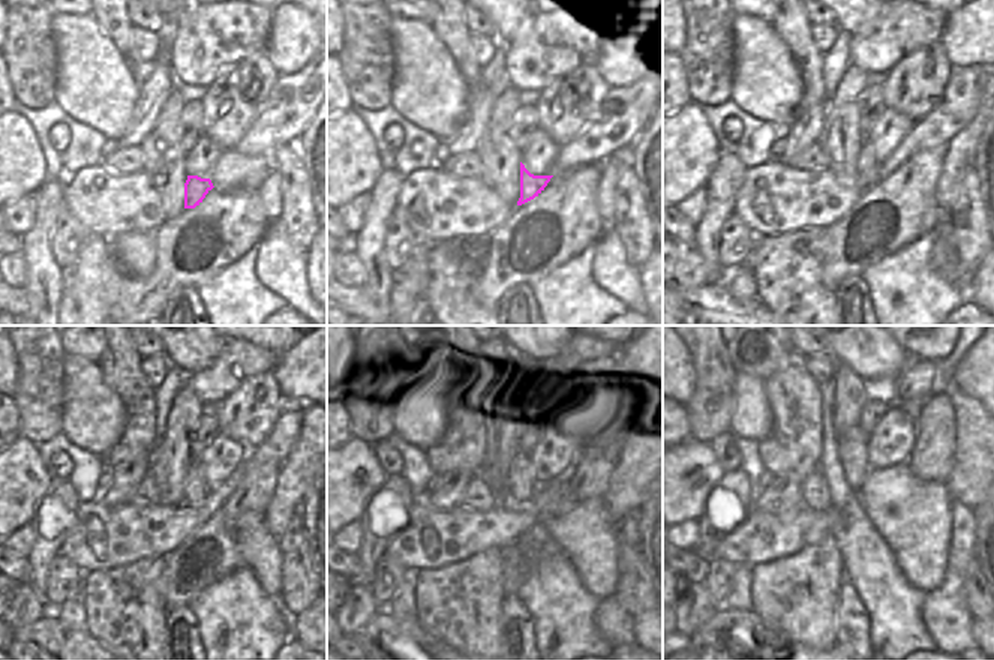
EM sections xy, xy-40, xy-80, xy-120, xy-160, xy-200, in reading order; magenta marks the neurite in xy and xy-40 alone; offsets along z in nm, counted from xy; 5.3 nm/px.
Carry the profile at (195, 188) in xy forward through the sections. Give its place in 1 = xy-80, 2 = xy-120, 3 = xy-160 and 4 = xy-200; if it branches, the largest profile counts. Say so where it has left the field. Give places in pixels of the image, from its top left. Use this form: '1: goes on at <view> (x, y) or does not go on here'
1: goes on at xy-80 (867, 176)
2: goes on at xy-120 (195, 489)
3: goes on at xy-160 (522, 483)
4: goes on at xy-200 (852, 444)

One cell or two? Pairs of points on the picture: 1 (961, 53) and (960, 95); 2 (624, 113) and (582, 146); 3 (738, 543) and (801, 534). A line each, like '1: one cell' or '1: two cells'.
1: two cells
2: one cell
3: one cell

